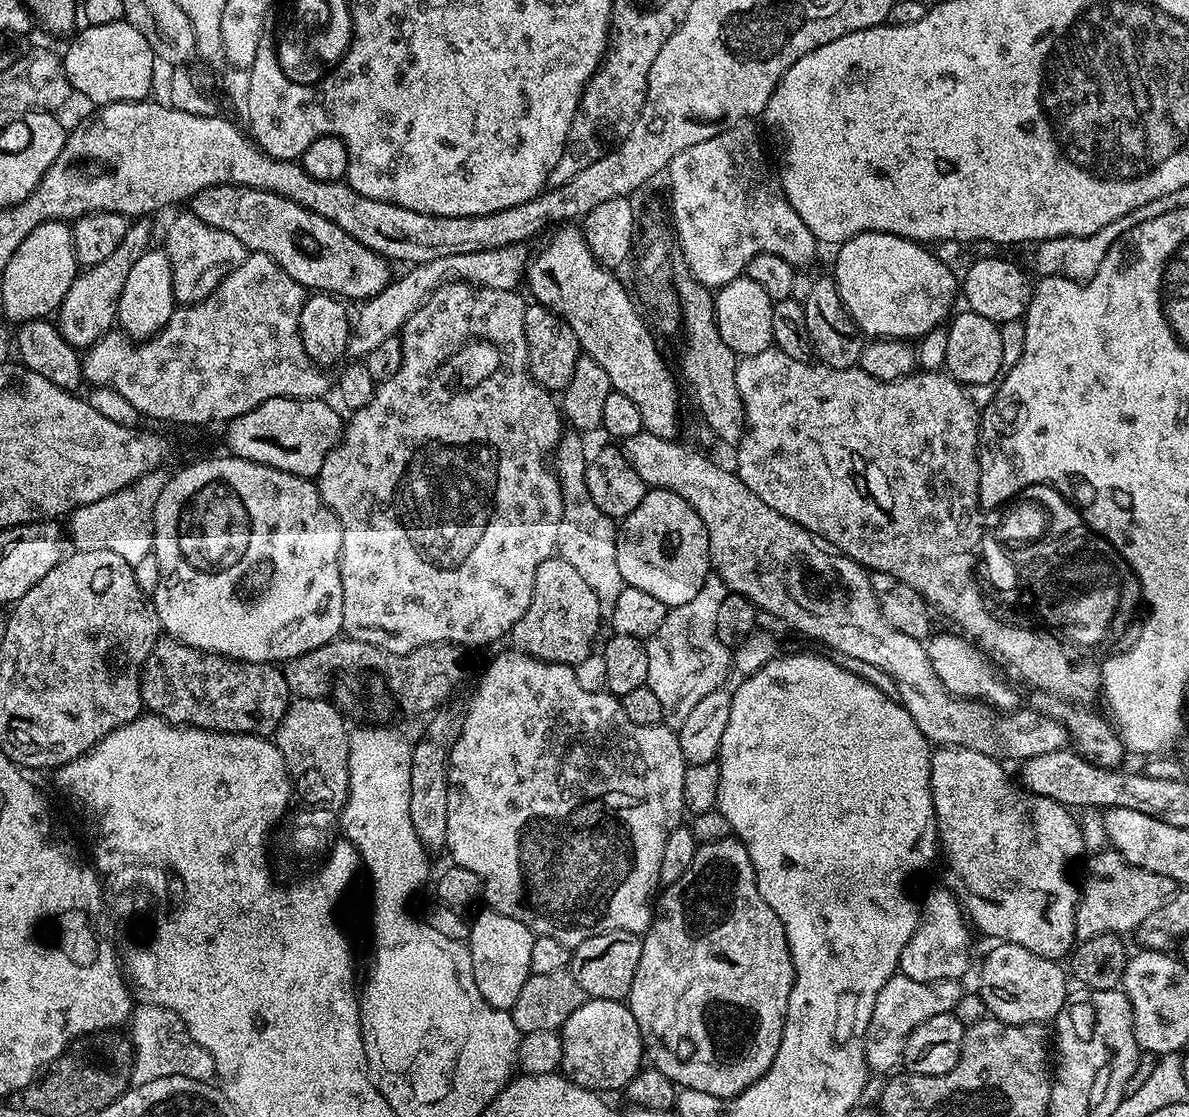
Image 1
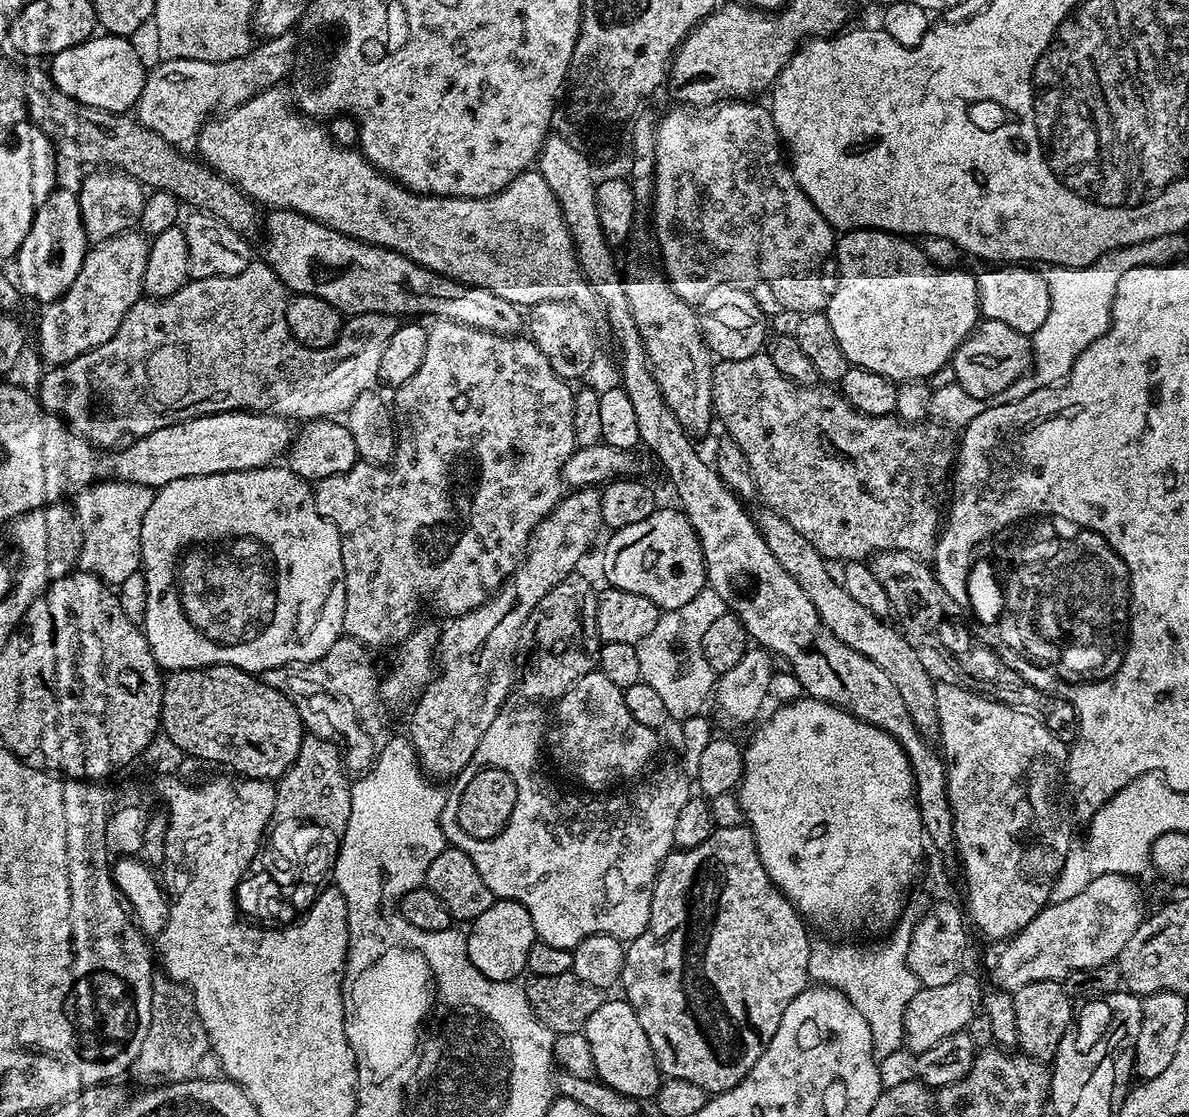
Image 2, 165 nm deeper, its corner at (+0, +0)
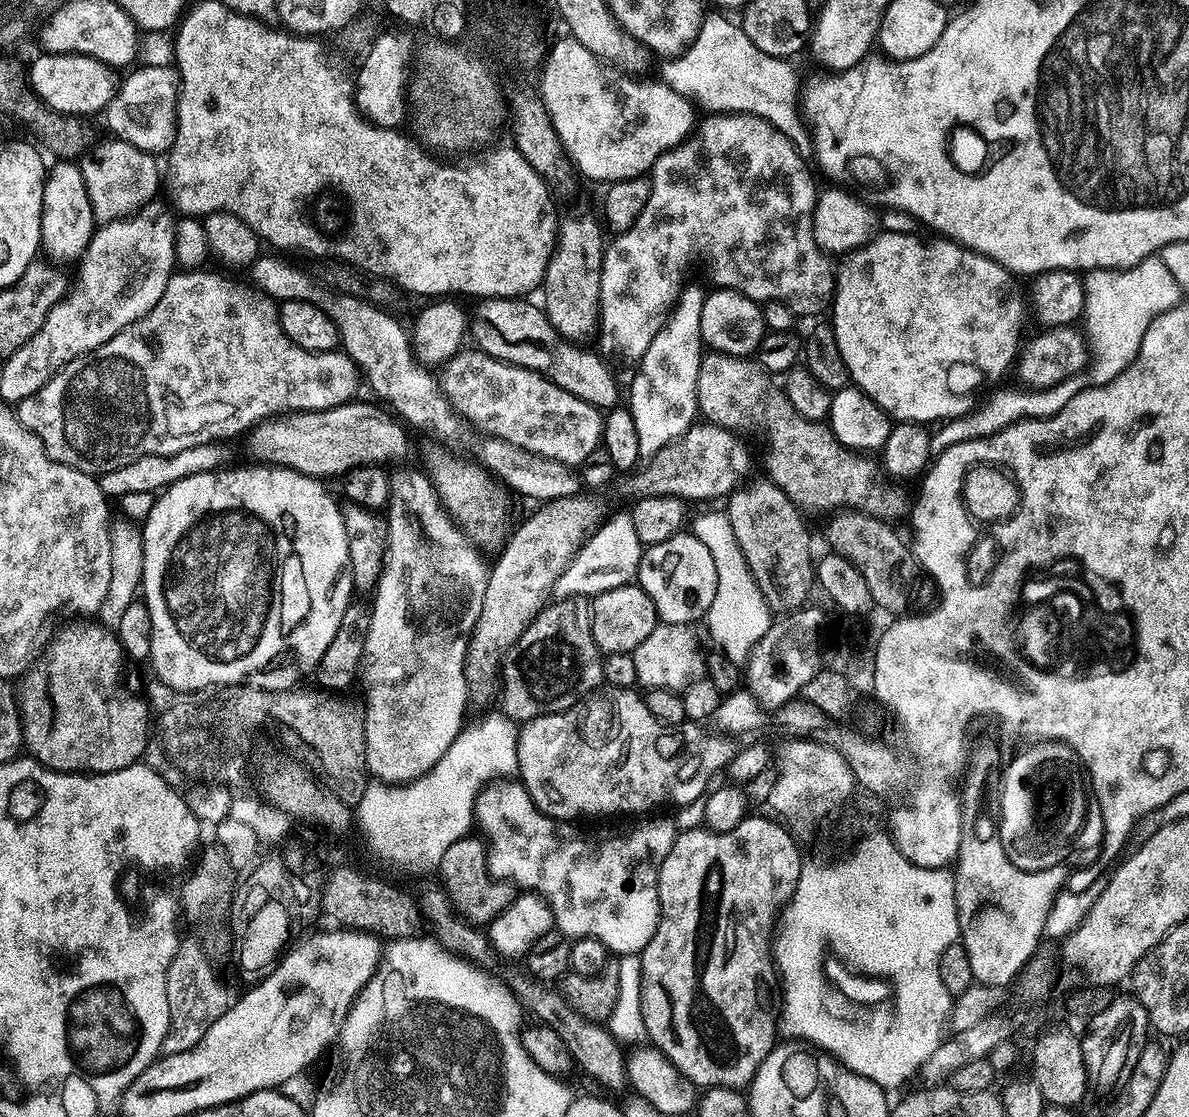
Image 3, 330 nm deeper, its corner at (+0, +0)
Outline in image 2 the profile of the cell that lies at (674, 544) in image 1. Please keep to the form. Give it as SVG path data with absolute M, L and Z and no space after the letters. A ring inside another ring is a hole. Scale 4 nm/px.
M657 507L650 518L634 526L617 528L604 548L604 576L607 583L630 594L650 598L661 610L686 606L694 594L706 587L704 555L695 530L679 507Z

